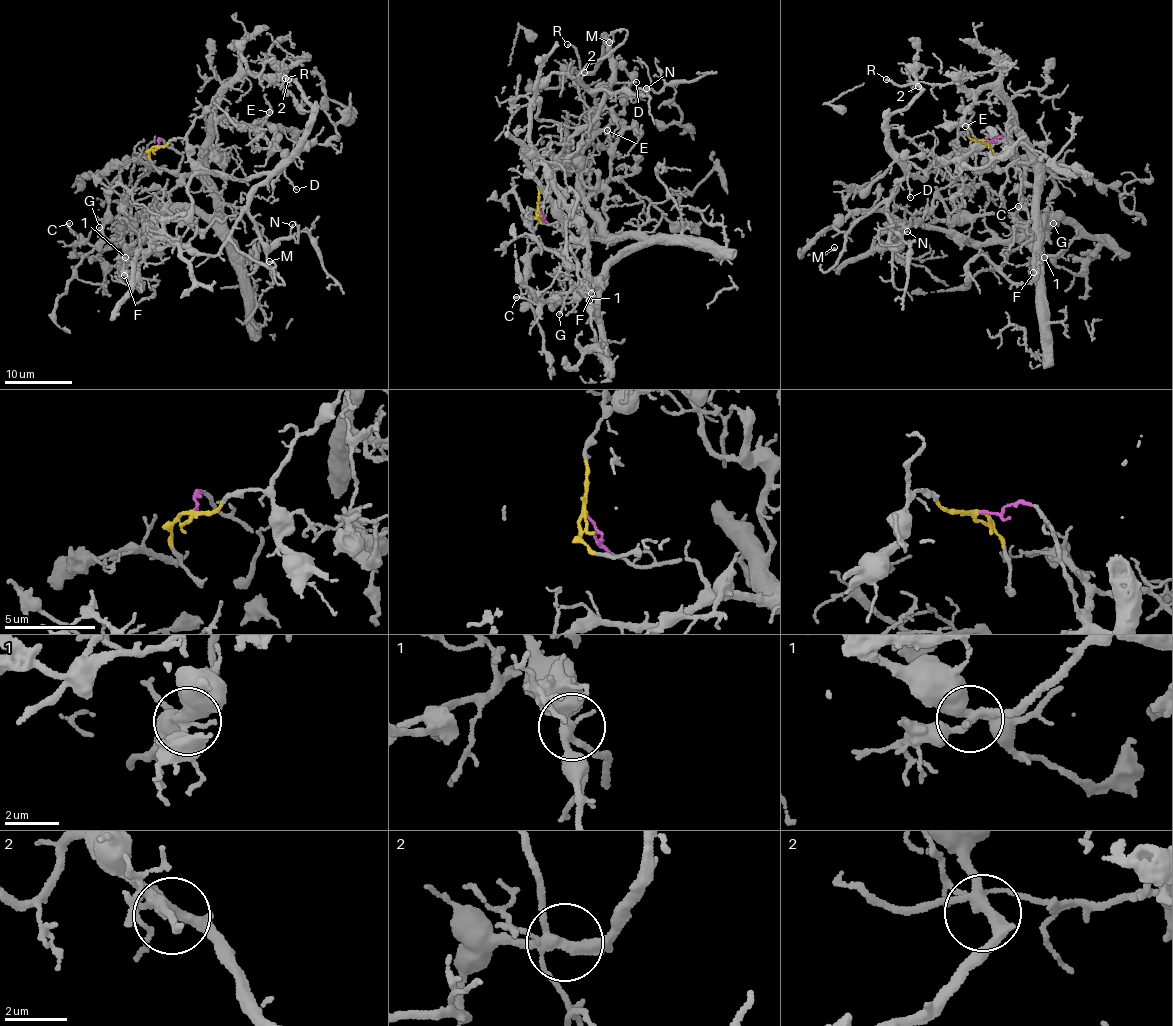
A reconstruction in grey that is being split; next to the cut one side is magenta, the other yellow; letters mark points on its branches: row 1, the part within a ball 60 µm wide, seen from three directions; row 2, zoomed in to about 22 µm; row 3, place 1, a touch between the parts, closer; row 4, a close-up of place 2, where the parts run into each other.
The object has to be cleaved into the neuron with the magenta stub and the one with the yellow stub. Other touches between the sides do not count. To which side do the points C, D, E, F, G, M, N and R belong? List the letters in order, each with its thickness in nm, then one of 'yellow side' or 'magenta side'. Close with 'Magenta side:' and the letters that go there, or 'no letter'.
C: 170 nm | magenta side
D: 90 nm | yellow side
E: 120 nm | magenta side
F: 140 nm | magenta side
G: 120 nm | magenta side
M: 90 nm | yellow side
N: 120 nm | yellow side
R: 140 nm | yellow side
Magenta side: C, E, F, G

